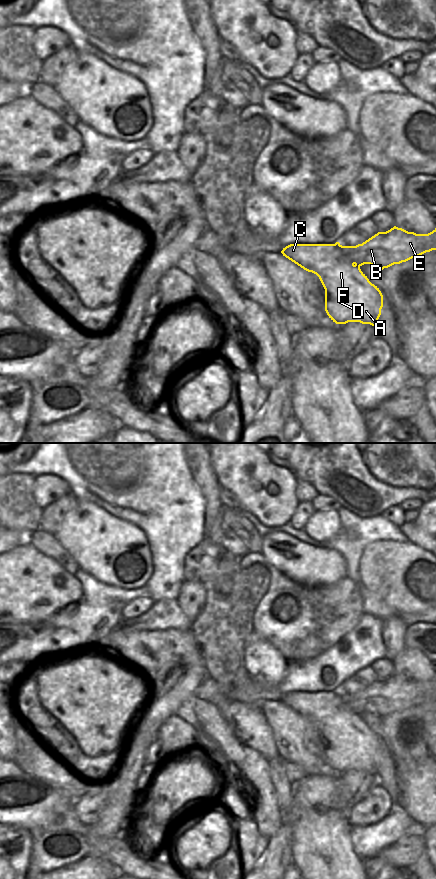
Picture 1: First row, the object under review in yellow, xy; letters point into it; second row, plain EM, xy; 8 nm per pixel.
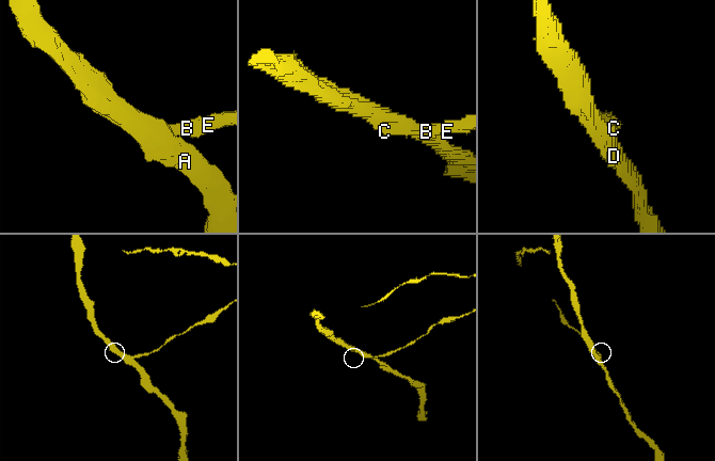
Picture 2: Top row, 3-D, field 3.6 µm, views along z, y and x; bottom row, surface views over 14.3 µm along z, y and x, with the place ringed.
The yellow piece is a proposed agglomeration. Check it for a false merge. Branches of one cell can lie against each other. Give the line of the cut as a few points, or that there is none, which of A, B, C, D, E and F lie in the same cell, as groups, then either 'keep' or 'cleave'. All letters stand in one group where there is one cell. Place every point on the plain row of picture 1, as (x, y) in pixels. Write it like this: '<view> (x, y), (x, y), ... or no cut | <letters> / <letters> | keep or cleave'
xy (335, 691), (348, 699), (347, 706), (353, 712) | A C D F / B E | cleave

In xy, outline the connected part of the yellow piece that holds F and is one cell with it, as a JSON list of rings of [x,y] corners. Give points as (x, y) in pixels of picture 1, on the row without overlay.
[[[290,692],[283,696],[281,701],[304,718],[319,725],[325,737],[325,759],[333,770],[360,770],[377,775],[383,755],[383,743],[360,715],[347,707],[348,698],[342,698],[337,692]]]

